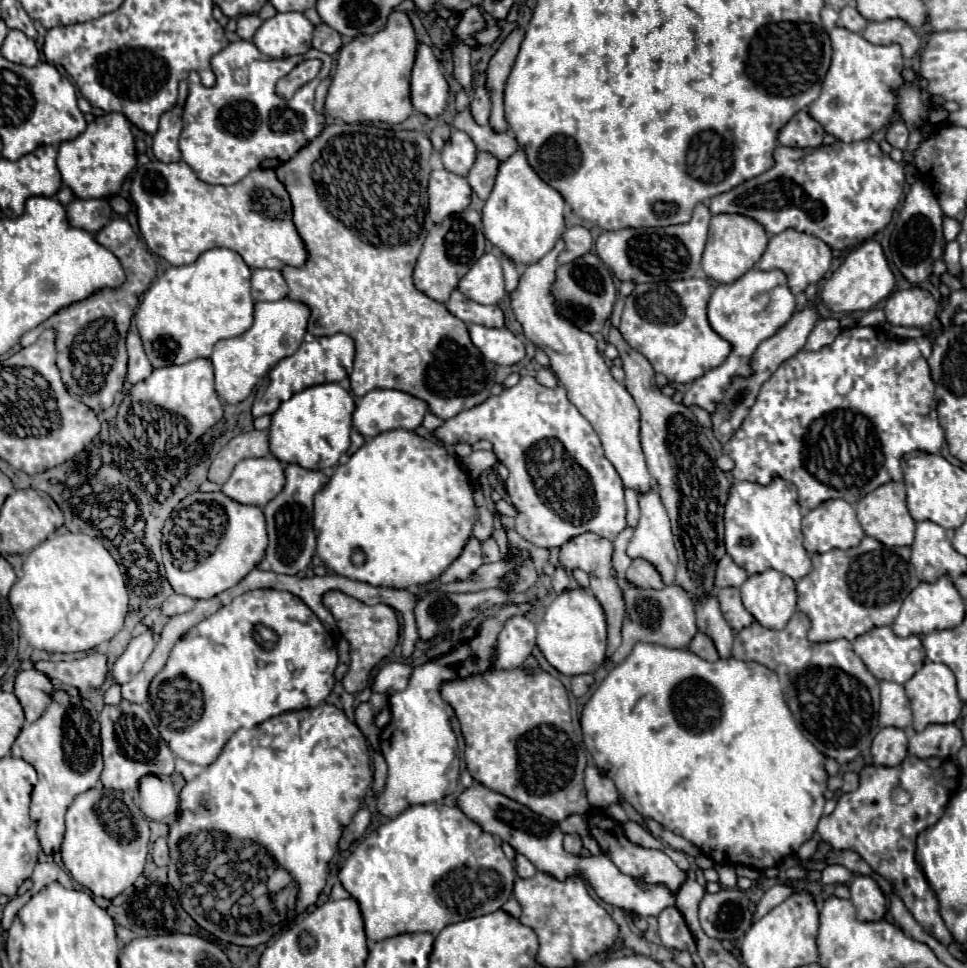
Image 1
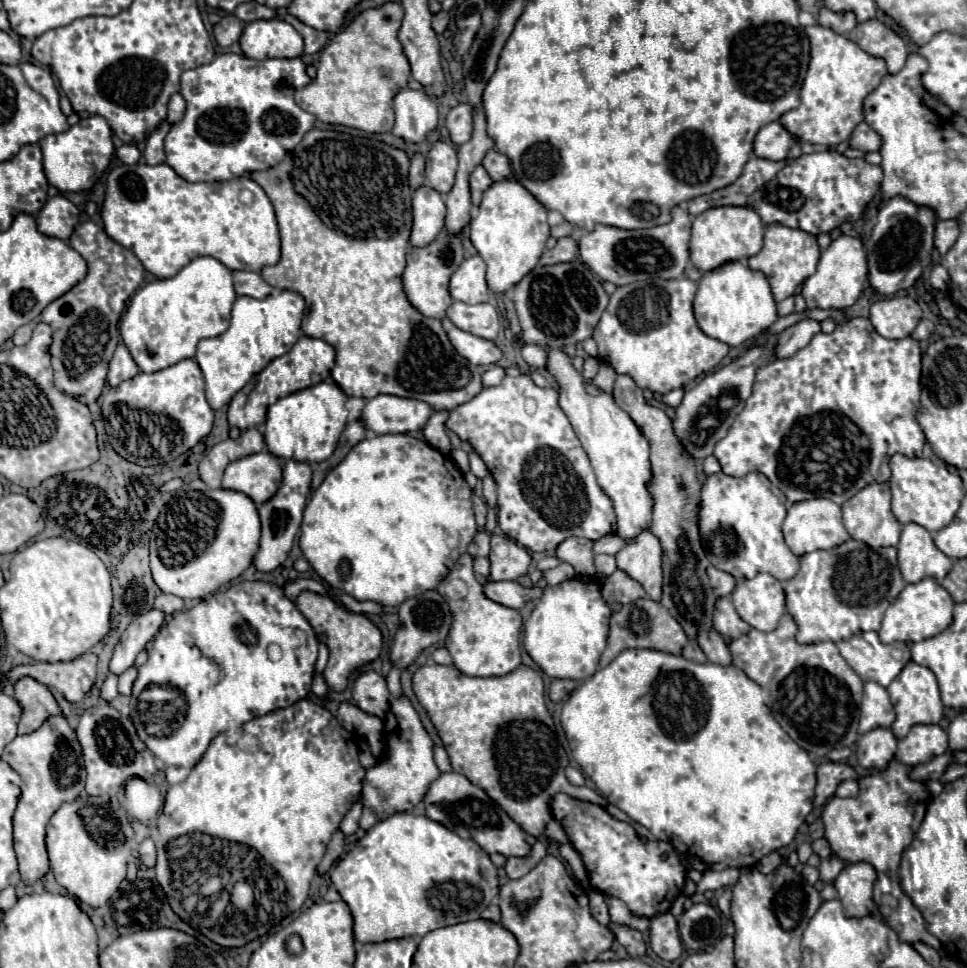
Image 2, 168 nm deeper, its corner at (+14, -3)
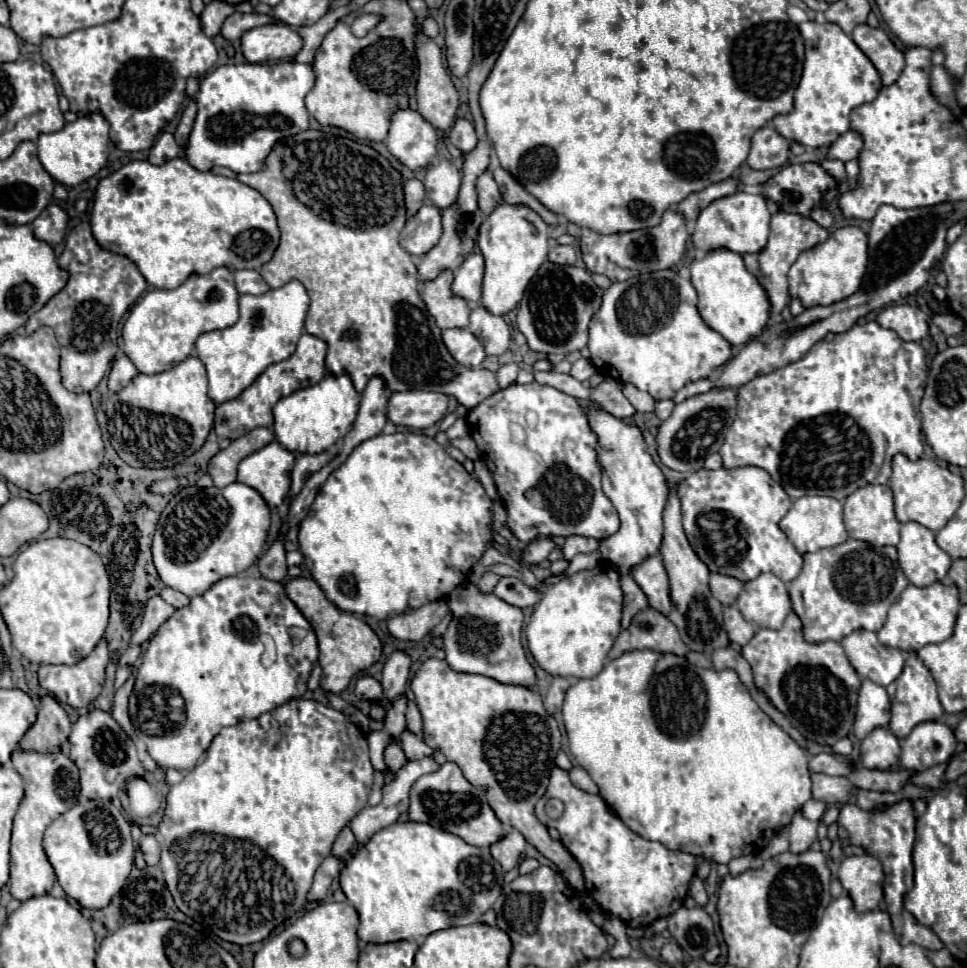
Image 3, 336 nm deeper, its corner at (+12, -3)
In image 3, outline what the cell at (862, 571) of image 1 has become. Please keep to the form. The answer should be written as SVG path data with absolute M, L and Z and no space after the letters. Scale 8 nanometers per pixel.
M846 540L834 548L804 554L802 574L786 584L792 608L804 624L806 642L840 642L860 628L878 632L886 622L890 604L906 586L908 580L898 566L896 548L884 546L878 556L872 546L862 540Z

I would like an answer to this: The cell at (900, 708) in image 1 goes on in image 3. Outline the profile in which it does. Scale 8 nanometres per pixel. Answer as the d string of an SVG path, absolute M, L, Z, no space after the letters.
M872 680L862 682L862 690L858 694L858 710L854 722L854 736L858 740L866 738L874 728L886 728L890 722L890 698L886 688L874 684Z

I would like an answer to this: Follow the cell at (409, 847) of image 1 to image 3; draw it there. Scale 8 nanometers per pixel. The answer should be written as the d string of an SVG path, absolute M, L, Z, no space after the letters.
M408 820L382 828L366 844L362 844L352 862L348 862L340 872L340 886L360 916L360 940L372 944L398 940L420 942L436 930L474 924L500 896L502 876L500 864L490 856L488 850L470 846L460 836L454 836L446 830Z

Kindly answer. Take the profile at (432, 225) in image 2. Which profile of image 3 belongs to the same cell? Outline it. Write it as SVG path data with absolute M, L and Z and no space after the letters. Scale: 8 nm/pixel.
M426 202L404 226L400 244L414 256L426 254L442 234L442 210L432 202Z

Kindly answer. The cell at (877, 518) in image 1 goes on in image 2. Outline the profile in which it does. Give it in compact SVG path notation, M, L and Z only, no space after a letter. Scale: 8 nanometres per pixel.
M888 482L868 484L856 496L852 496L852 500L844 502L842 504L842 522L854 540L860 540L860 542L868 544L870 548L896 546L902 524L894 518L894 514L890 510L890 484Z

